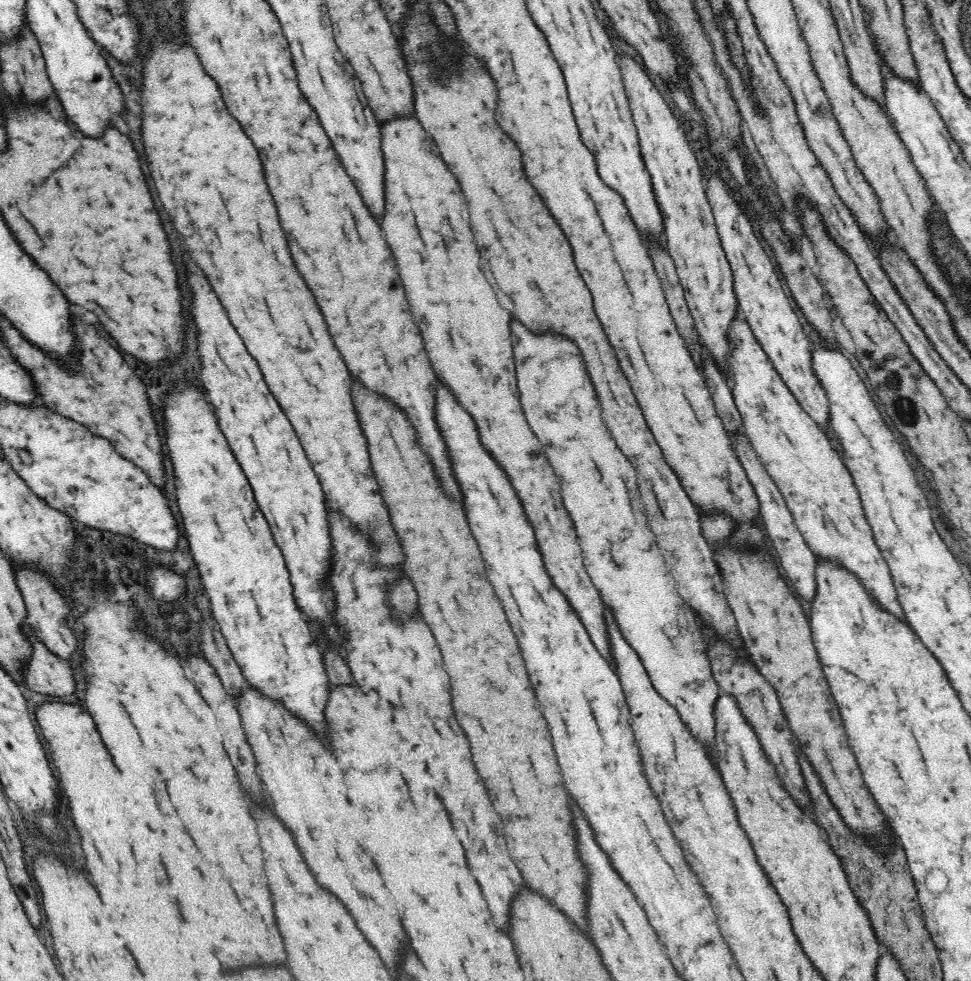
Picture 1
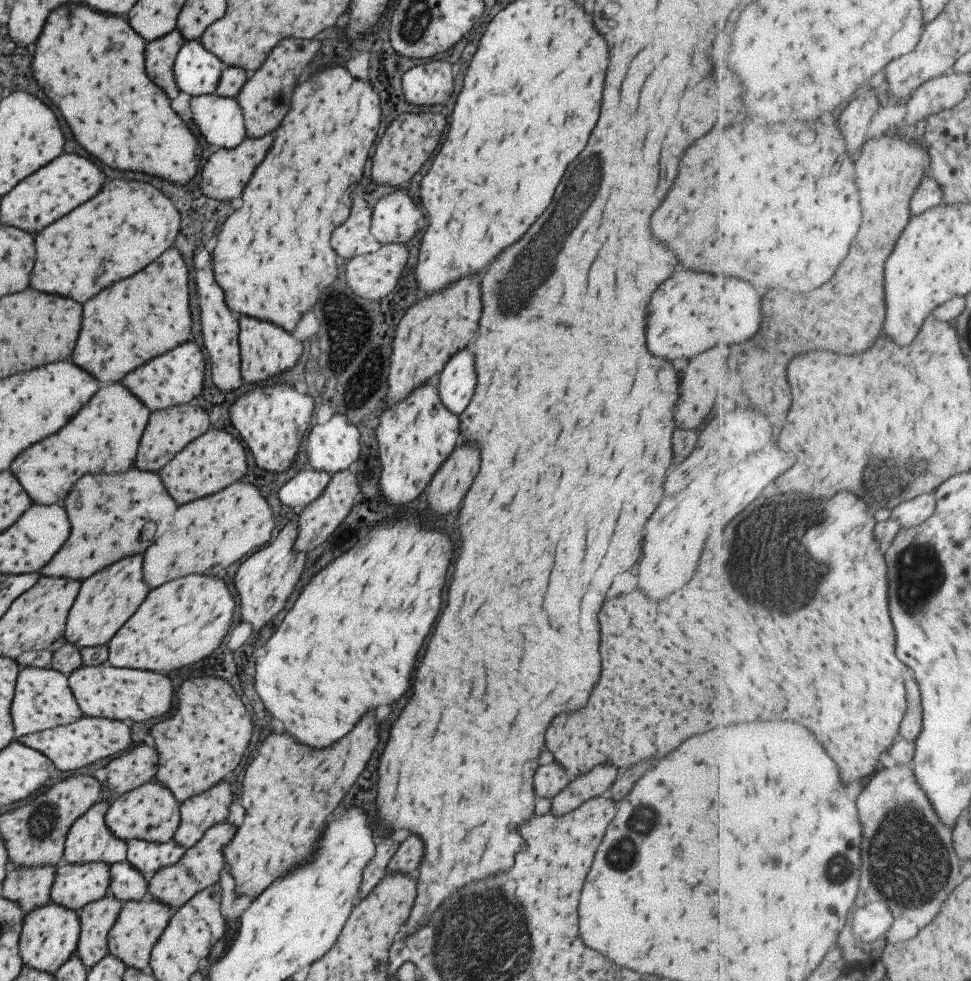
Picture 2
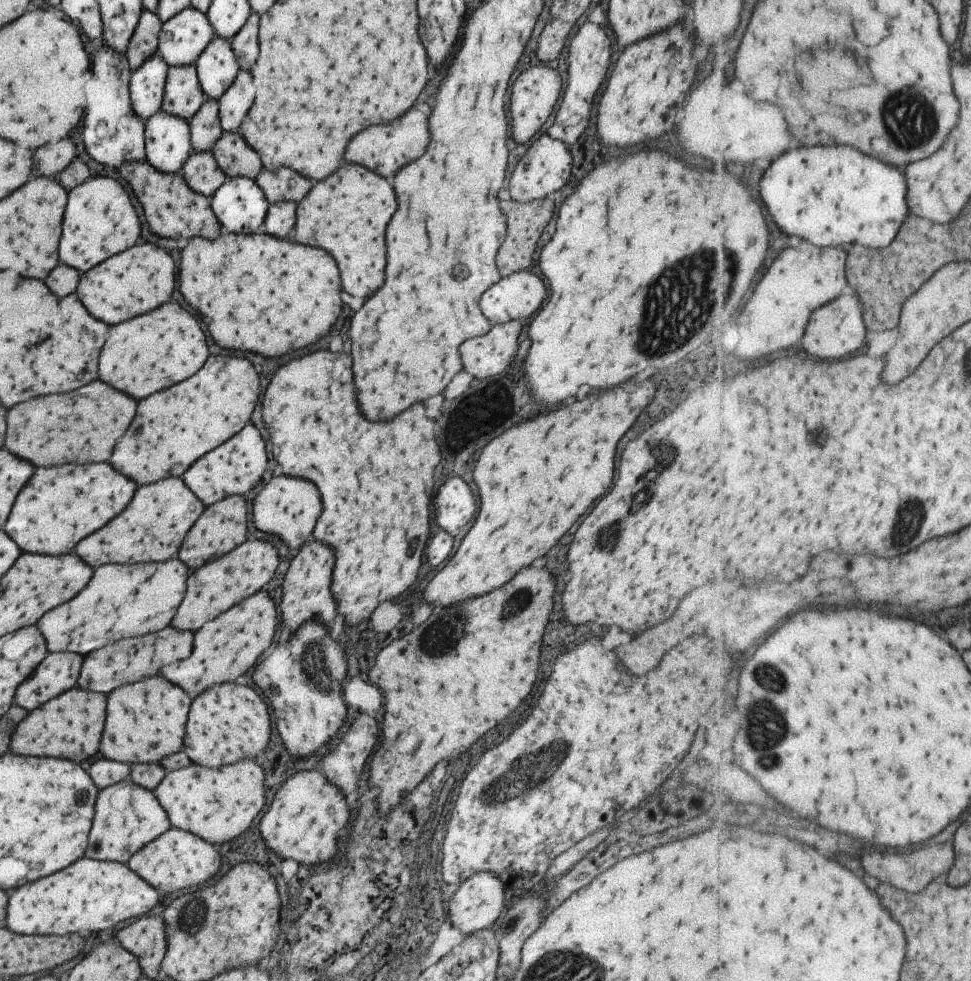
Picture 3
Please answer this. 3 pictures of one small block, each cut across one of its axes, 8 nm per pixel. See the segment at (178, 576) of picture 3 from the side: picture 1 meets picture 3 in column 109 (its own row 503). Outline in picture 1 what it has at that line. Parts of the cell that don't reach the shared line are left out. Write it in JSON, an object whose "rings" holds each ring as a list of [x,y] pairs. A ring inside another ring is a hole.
{"rings":[[[512,320],[512,344],[522,408],[530,422],[530,428],[544,444],[550,466],[554,468],[560,480],[564,506],[576,524],[576,534],[584,554],[584,568],[594,588],[598,590],[604,606],[610,608],[620,634],[638,654],[642,666],[650,676],[652,686],[668,704],[672,705],[672,708],[676,709],[688,732],[704,749],[710,764],[719,771],[714,704],[721,693],[710,672],[711,662],[708,658],[706,639],[702,638],[702,632],[698,630],[696,616],[692,616],[691,610],[684,610],[683,600],[678,596],[677,586],[664,556],[658,549],[655,536],[649,532],[644,504],[636,488],[636,469],[632,468],[632,463],[624,456],[619,446],[614,444],[613,436],[608,434],[602,422],[601,406],[584,366],[584,359],[571,340],[557,334],[534,336],[518,320]]]}

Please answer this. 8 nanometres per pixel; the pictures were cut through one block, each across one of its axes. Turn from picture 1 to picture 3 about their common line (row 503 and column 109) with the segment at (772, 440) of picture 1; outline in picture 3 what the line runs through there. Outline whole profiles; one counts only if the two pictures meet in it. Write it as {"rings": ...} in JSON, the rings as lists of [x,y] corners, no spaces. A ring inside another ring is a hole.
{"rings":[[[128,778],[99,789],[94,803],[94,816],[87,834],[87,858],[105,858],[123,863],[144,845],[167,832],[170,822],[152,791],[134,784]]]}

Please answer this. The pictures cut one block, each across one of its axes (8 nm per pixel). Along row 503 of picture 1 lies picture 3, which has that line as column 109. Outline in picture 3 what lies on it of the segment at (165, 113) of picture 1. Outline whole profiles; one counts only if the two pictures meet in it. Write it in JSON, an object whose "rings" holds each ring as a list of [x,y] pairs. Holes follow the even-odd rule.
{"rings":[[[167,304],[161,312],[161,320],[151,320],[147,312],[117,326],[108,326],[109,334],[99,351],[99,380],[127,392],[133,400],[189,378],[207,358],[207,340],[197,320],[177,304]]]}

